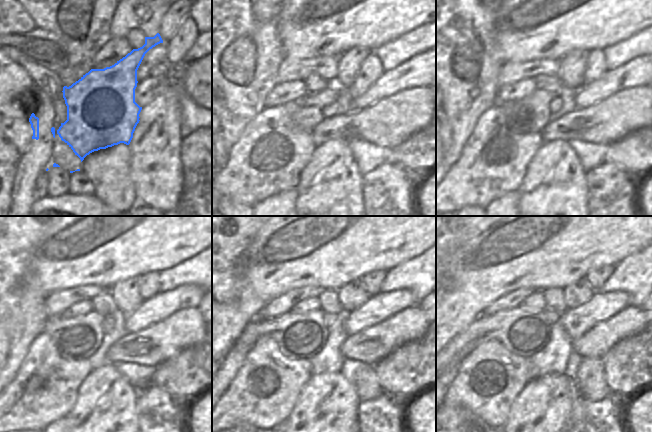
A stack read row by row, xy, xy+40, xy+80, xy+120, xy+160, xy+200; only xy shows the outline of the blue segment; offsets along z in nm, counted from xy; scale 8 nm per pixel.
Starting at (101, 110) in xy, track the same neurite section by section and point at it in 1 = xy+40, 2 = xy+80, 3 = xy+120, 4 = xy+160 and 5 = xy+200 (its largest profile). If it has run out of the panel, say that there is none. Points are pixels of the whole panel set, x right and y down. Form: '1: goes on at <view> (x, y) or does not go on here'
1: goes on at xy+40 (270, 156)
2: goes on at xy+80 (493, 162)
3: goes on at xy+120 (45, 387)
4: goes on at xy+160 (263, 393)
5: goes on at xy+200 (489, 379)

